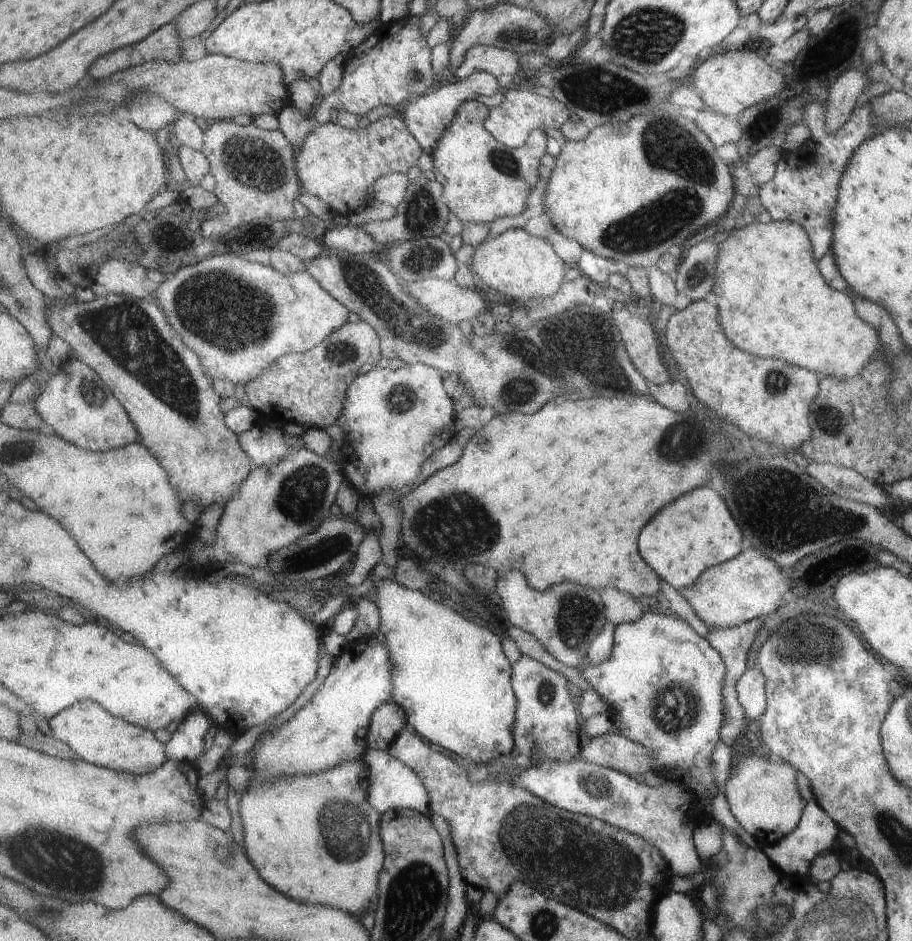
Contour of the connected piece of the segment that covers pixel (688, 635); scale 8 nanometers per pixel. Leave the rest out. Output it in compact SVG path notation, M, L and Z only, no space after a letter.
M647 610L635 624L627 623L616 626L611 657L608 660L597 665L590 665L587 663L587 666L581 668L579 672L582 674L584 680L591 685L591 688L595 689L608 704L609 712L611 712L615 720L615 730L617 730L617 733L628 738L631 742L638 744L639 748L648 751L654 759L654 762L662 767L657 768L656 770L659 770L664 774L665 780L675 781L683 785L687 790L693 791L695 794L700 790L703 790L703 787L699 786L699 784L704 785L705 787L707 787L708 784L711 784L711 776L709 776L707 768L709 768L711 752L715 750L715 746L717 746L717 742L719 742L719 730L723 728L724 723L721 689L725 667L719 654L708 645L708 642L704 637L701 637L698 632L693 630L692 625L690 625L688 621L681 619L675 614L667 616L650 613Z

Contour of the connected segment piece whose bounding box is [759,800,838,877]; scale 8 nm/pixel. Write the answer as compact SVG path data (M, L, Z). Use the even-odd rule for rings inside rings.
M809 800L805 801L798 825L793 832L773 844L764 844L759 849L768 858L770 864L783 875L805 877L810 862L815 855L829 850L836 839L837 831L838 826L829 818L829 815L814 800Z

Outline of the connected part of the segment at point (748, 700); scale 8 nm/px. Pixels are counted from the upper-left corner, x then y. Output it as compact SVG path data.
M757 668L747 669L734 686L738 701L749 720L760 720L766 707L764 676Z

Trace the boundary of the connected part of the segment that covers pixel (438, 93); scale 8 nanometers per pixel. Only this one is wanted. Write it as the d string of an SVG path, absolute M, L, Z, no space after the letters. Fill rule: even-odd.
M478 72L470 79L437 87L432 92L429 92L429 94L409 102L407 109L404 111L404 121L409 132L412 132L413 136L420 141L424 152L431 155L435 148L437 148L439 141L443 138L445 129L456 118L456 110L464 102L473 100L477 95L495 96L497 92L504 92L499 87L497 78L491 73Z

